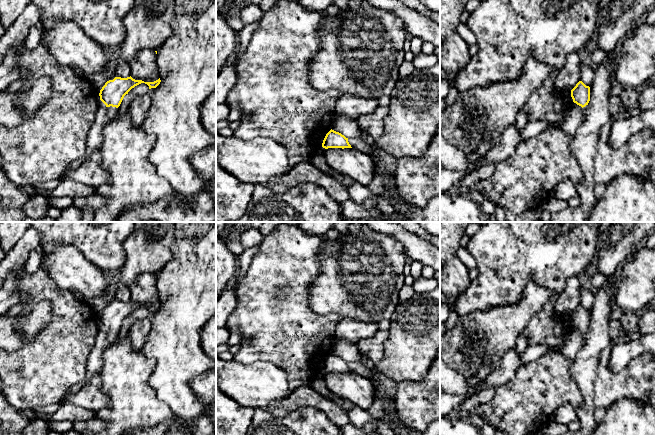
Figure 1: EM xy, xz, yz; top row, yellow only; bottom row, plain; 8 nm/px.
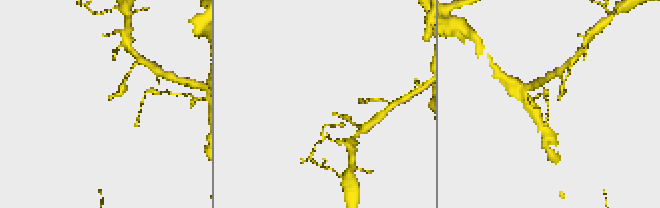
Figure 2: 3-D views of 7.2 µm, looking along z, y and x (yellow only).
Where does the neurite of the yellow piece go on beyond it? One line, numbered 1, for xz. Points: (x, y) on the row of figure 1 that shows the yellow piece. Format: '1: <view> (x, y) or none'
1: none

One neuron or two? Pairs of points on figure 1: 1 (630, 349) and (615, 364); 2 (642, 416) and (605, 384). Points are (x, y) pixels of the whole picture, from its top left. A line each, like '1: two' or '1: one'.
1: one
2: two

